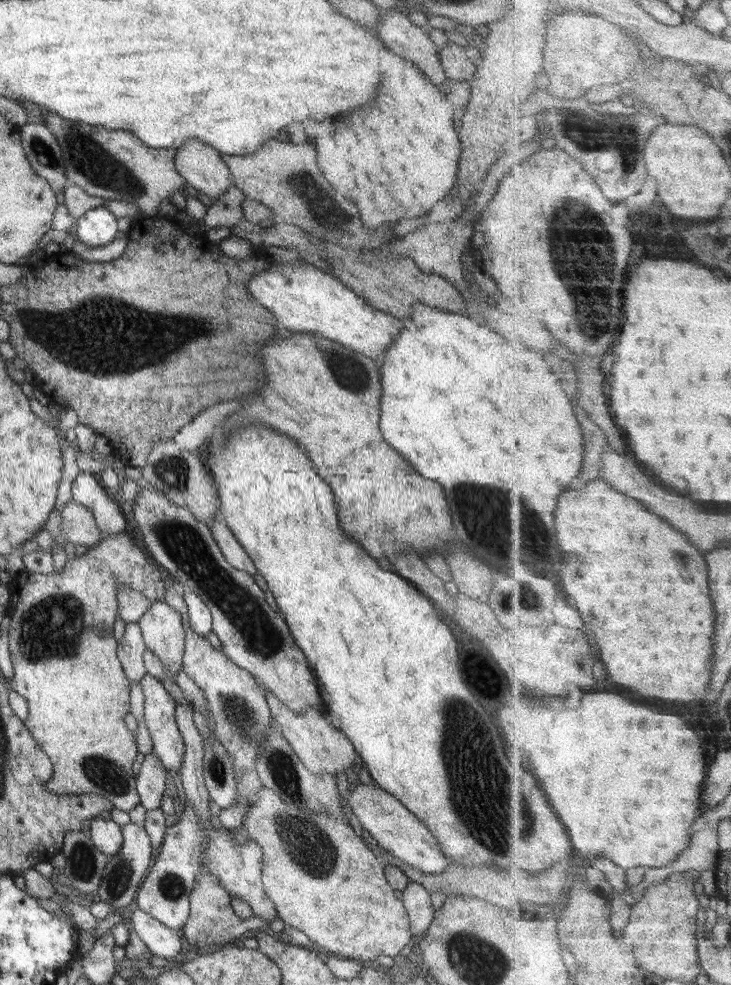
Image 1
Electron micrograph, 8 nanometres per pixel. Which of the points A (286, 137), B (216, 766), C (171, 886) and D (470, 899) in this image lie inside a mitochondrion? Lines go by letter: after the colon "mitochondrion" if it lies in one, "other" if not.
A: other
B: mitochondrion
C: mitochondrion
D: other

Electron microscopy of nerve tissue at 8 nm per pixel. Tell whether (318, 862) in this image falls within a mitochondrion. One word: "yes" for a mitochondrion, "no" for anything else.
yes

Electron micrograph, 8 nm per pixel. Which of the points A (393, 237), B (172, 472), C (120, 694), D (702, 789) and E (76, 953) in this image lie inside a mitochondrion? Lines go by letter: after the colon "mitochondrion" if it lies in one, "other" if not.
A: other
B: mitochondrion
C: other
D: other
E: other

